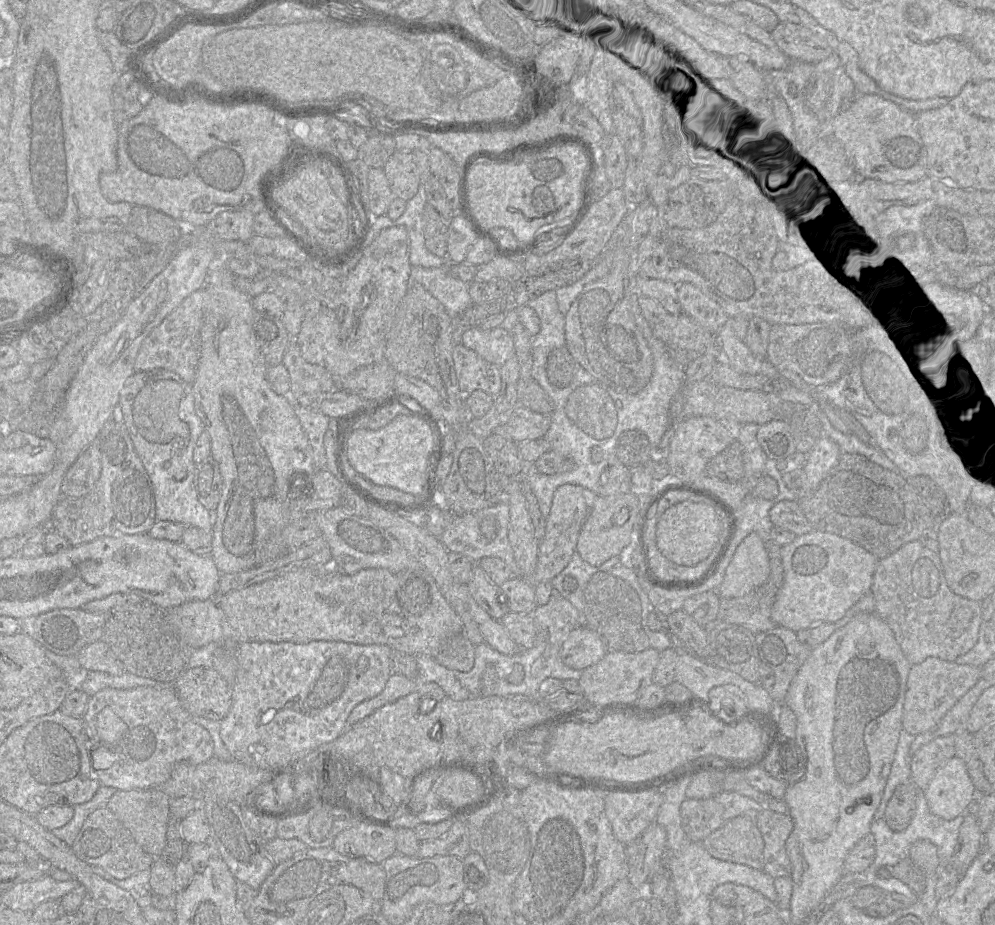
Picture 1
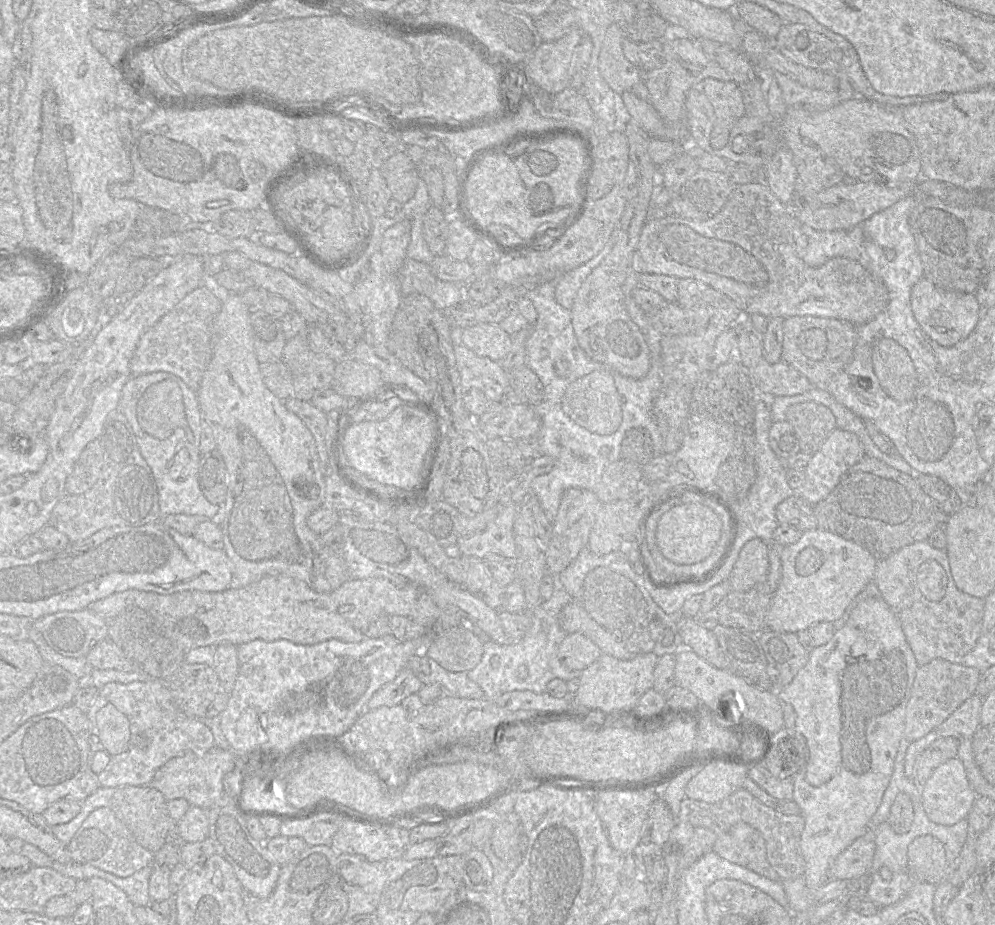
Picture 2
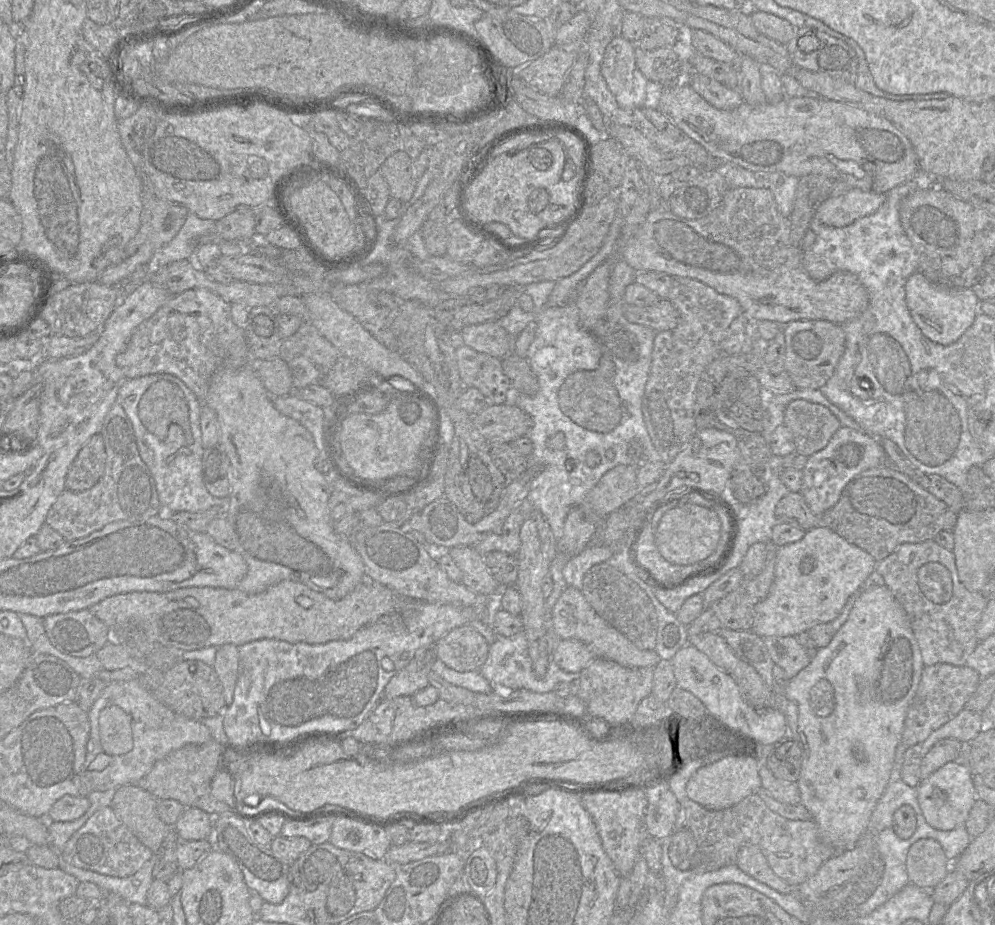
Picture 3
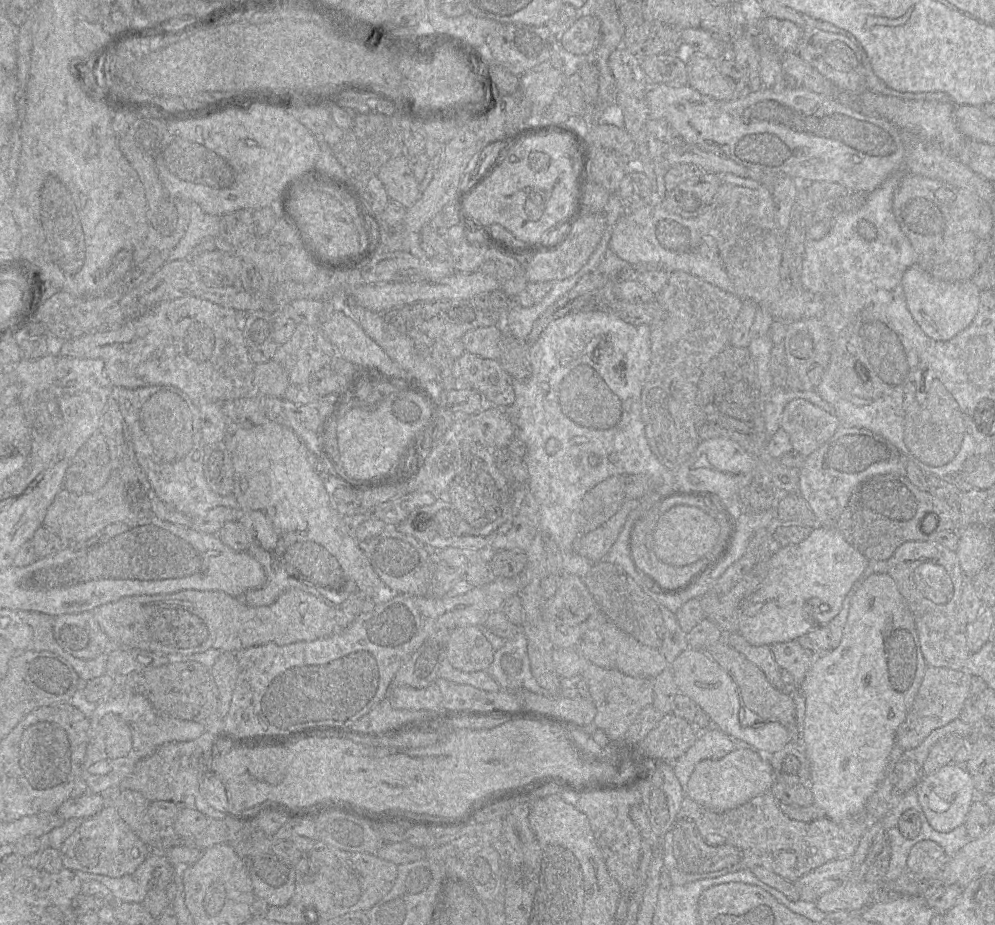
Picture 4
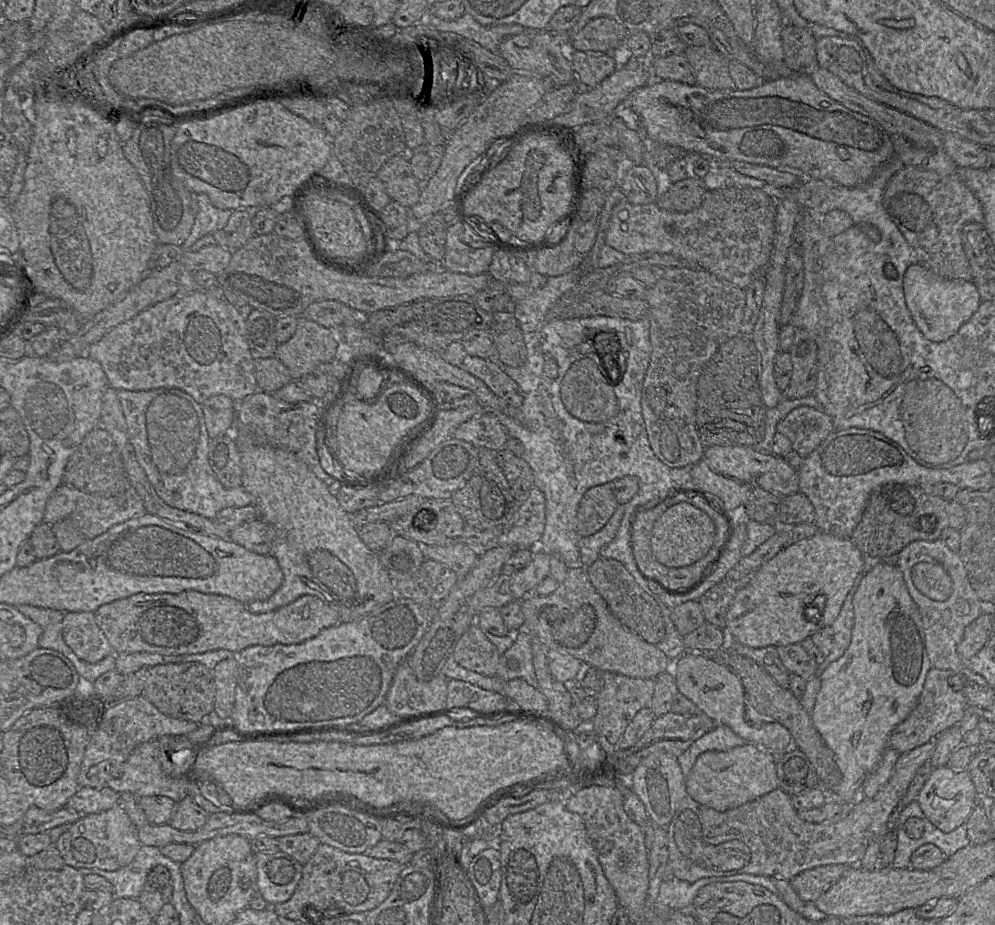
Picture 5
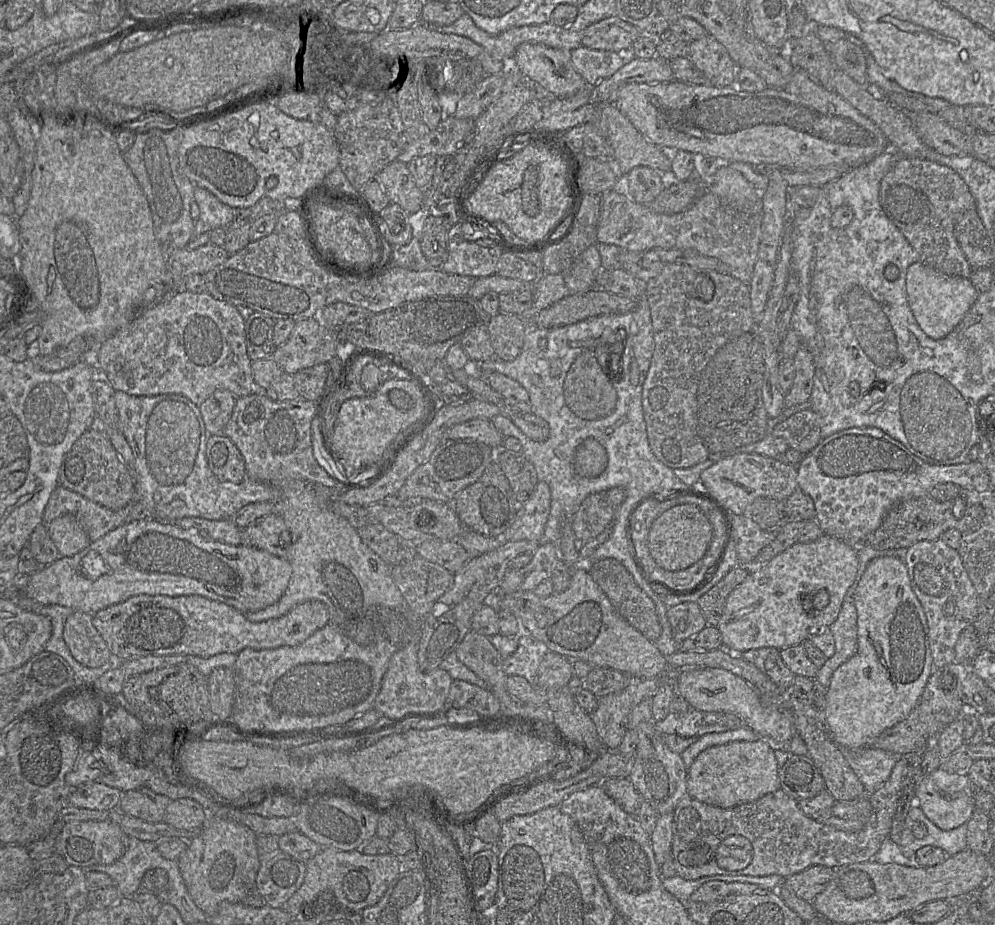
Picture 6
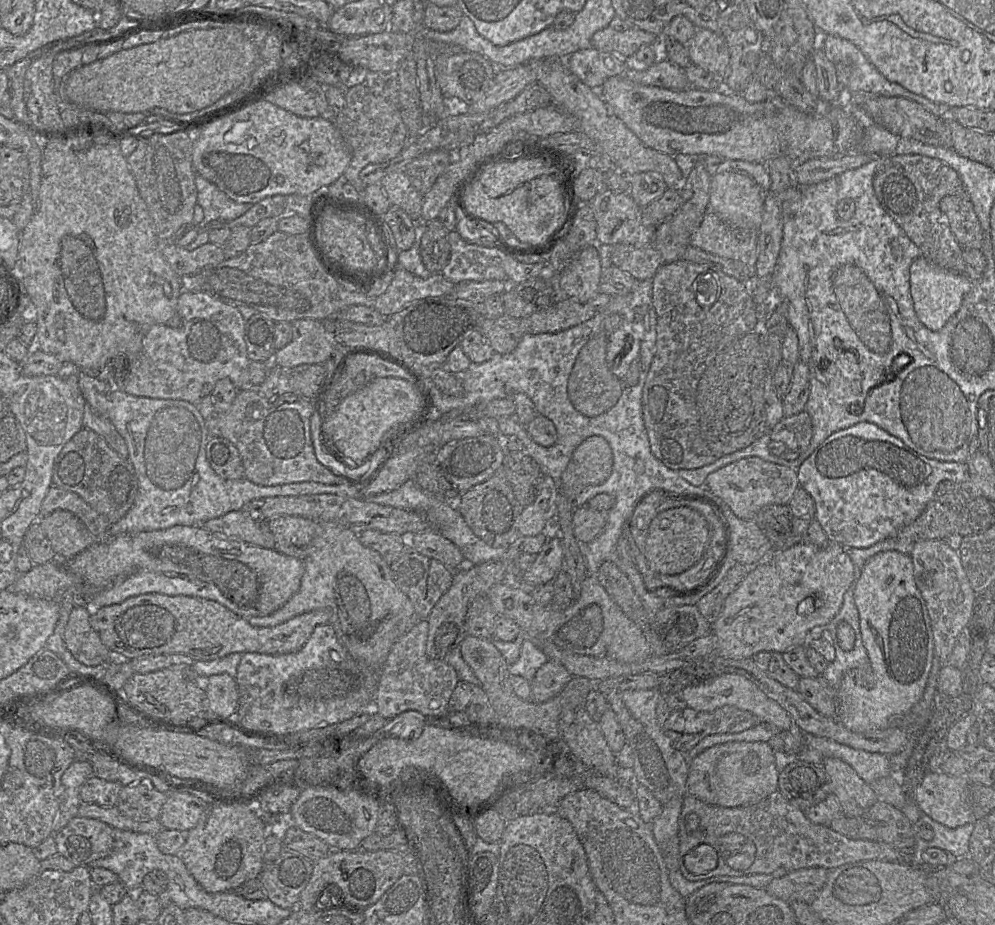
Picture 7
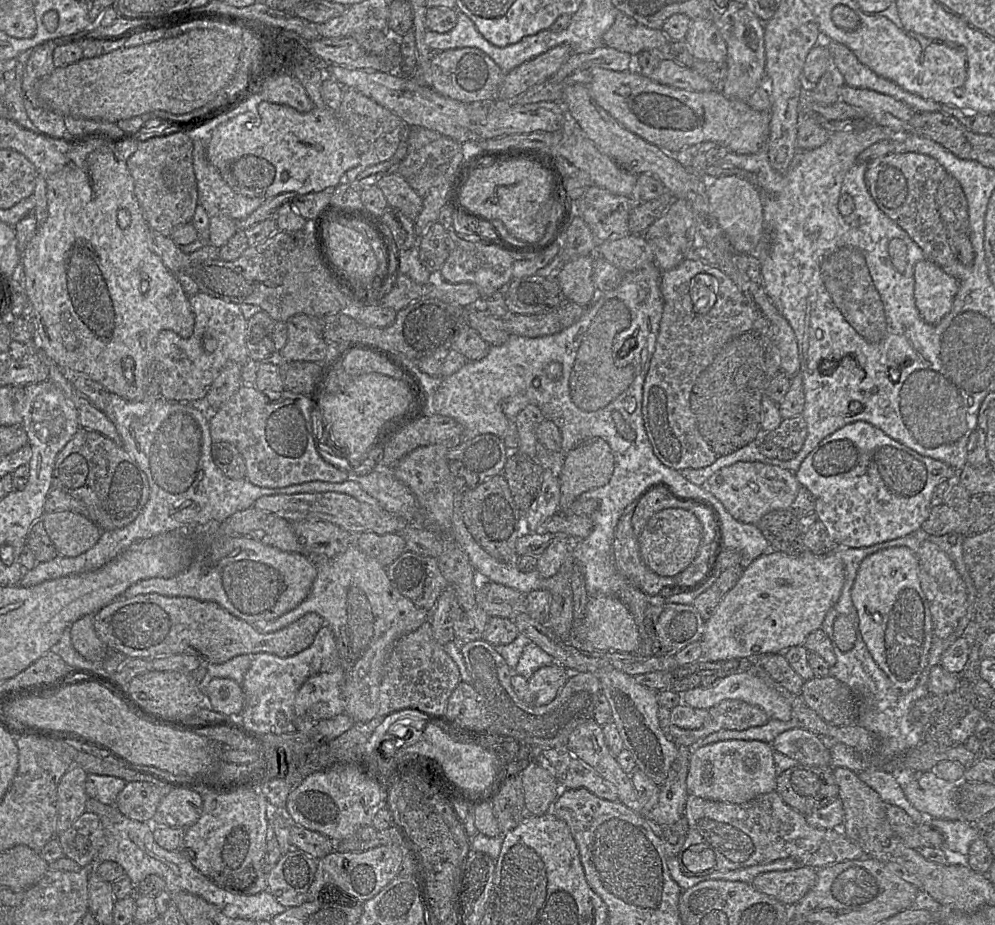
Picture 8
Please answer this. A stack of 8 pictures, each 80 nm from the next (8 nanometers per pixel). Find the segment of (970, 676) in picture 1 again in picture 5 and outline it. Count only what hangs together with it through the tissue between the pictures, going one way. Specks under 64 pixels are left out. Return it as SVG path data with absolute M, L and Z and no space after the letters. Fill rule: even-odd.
M931 668L926 674L923 689L916 706L910 714L894 730L888 738L888 748L895 749L898 753L907 753L937 737L952 726L961 721L967 702L961 690L954 690L954 686L963 685L960 675L953 677L953 685L949 684L950 677L955 676L951 670ZM959 680L959 682L957 682Z

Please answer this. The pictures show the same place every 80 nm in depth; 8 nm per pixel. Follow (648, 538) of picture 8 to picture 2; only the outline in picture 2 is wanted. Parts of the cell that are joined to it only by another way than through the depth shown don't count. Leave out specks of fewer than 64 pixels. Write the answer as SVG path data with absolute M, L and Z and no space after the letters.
M685 503L663 514L656 530L657 545L665 558L678 565L694 565L707 559L722 535L721 520L700 503Z

